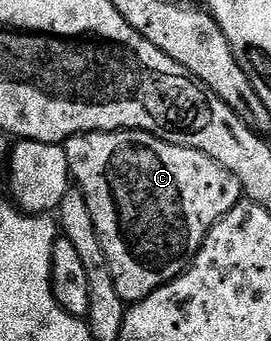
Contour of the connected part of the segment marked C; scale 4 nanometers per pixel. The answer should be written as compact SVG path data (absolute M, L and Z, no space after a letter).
M93 131L90 135L76 135L66 139L63 146L67 153L72 182L76 190L83 193L87 201L87 209L91 209L91 221L95 221L95 233L99 233L99 245L103 245L103 253L107 257L107 269L111 273L111 281L115 281L115 293L119 293L119 297L127 305L143 301L151 293L155 293L155 289L179 278L185 272L186 267L193 262L209 230L243 199L239 181L235 181L235 177L231 177L231 173L227 173L223 165L211 161L211 157L207 157L202 151L171 145L159 137L148 135L146 131Z

